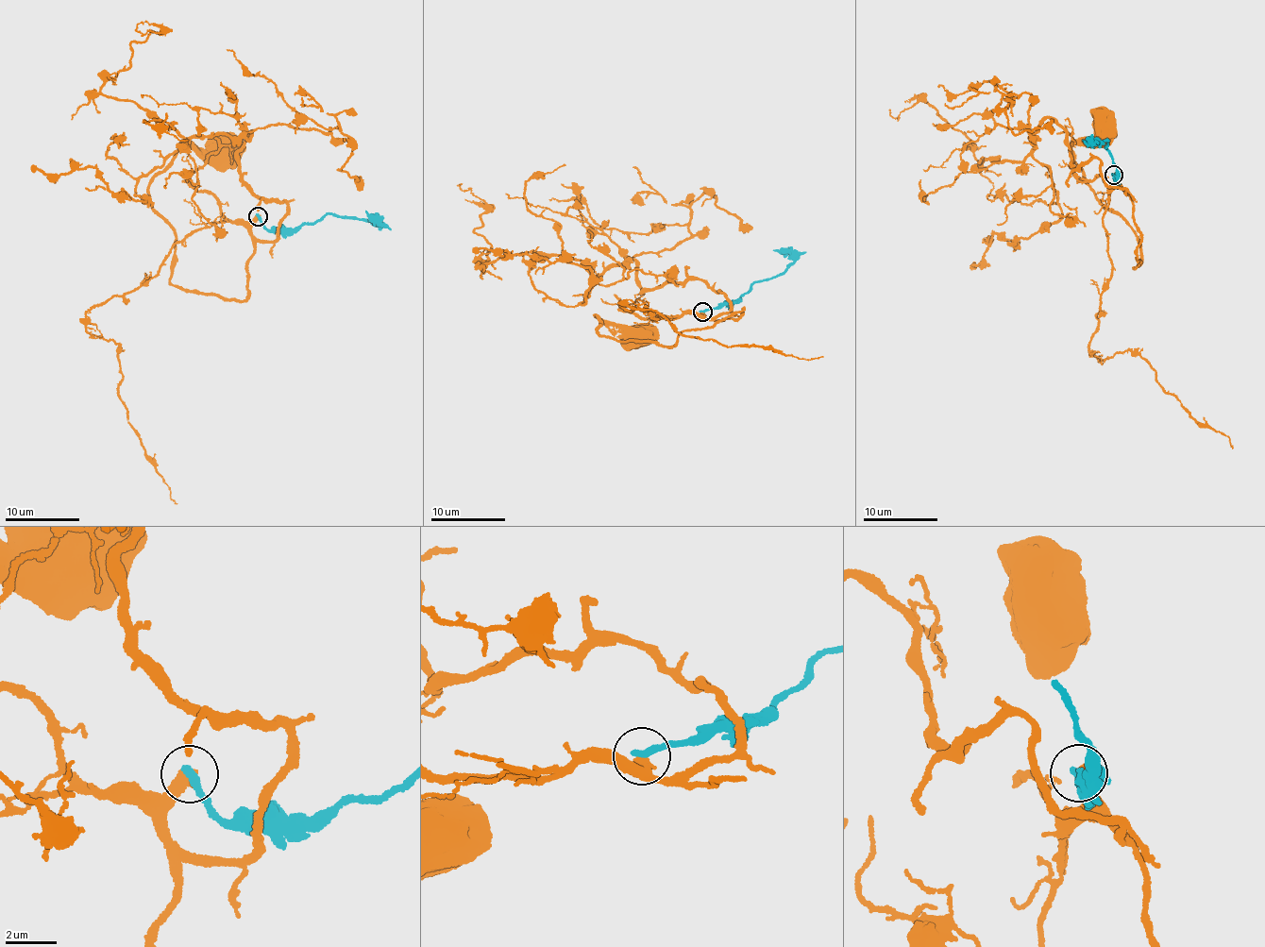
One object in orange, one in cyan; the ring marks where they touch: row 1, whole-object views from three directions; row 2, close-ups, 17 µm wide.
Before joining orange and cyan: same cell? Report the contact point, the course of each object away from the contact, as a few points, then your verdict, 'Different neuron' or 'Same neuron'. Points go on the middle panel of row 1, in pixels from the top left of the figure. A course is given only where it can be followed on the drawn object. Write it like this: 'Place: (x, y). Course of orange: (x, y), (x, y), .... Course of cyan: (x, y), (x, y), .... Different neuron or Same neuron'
Place: (702, 312). Course of orange: (702, 312), (718, 320), (742, 311), (687, 329), (662, 346), (612, 339), (597, 330), (596, 316), (636, 336). Course of cyan: (702, 312), (731, 306), (753, 284), (775, 278), (794, 262), (772, 249). Different neuron

